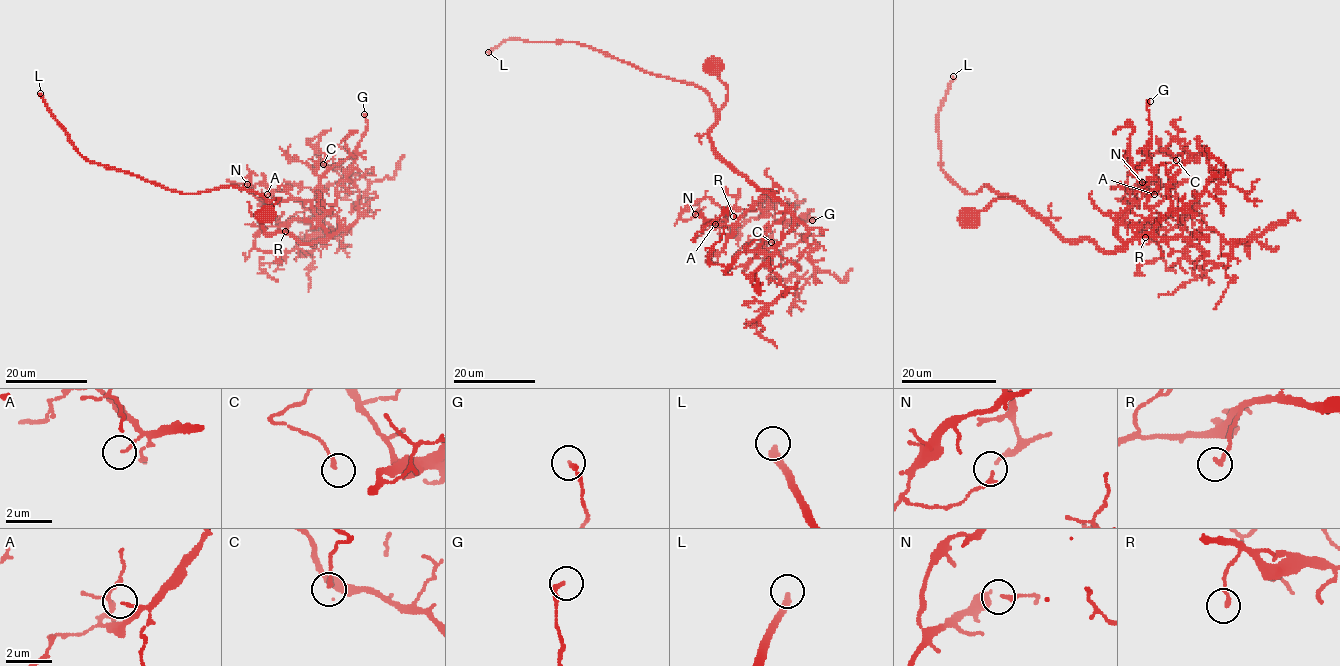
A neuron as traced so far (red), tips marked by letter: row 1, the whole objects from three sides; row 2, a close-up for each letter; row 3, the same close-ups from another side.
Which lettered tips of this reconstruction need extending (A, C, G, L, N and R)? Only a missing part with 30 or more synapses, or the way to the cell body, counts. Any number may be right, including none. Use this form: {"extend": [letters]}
{"extend": ["L"]}

